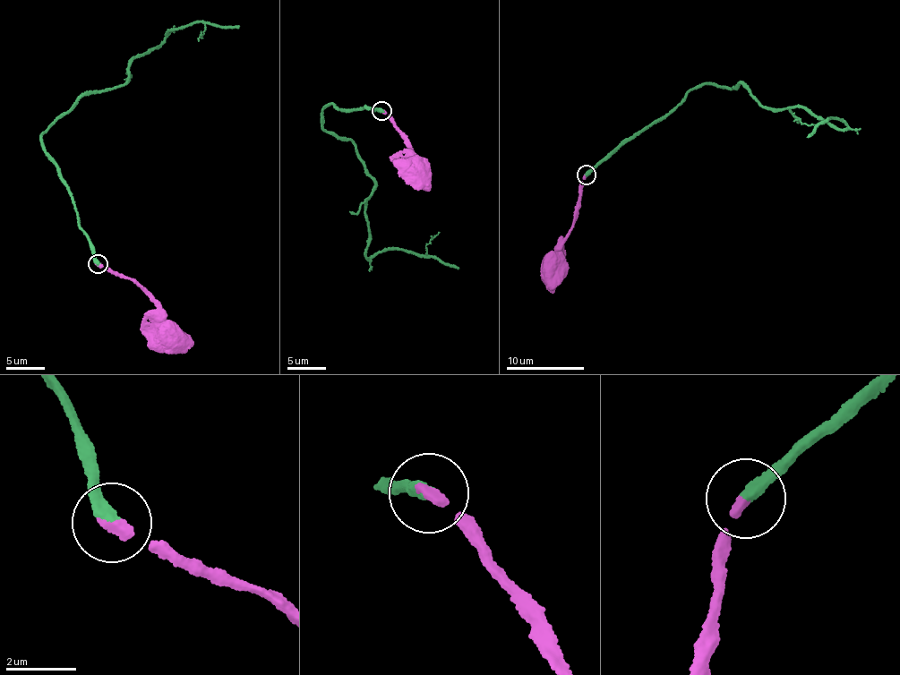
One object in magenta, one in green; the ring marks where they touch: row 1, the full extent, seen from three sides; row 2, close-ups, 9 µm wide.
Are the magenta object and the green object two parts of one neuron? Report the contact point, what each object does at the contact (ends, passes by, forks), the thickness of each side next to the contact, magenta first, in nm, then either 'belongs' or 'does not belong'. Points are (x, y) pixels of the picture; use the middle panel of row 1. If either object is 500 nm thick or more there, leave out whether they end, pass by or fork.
at (381, 111); magenta ends there; green ends there; 320 nm thick on the magenta side, 340 nm on the other; belongs

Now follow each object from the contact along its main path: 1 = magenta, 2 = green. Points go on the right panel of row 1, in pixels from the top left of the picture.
1: (586, 175), (578, 187), (575, 217), (565, 240), (547, 257), (544, 268), (548, 271)
2: (586, 175), (712, 82), (740, 84), (761, 106), (805, 108), (847, 127), (828, 118), (809, 137)

